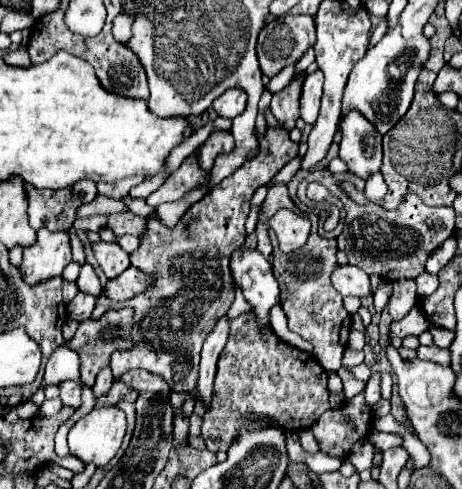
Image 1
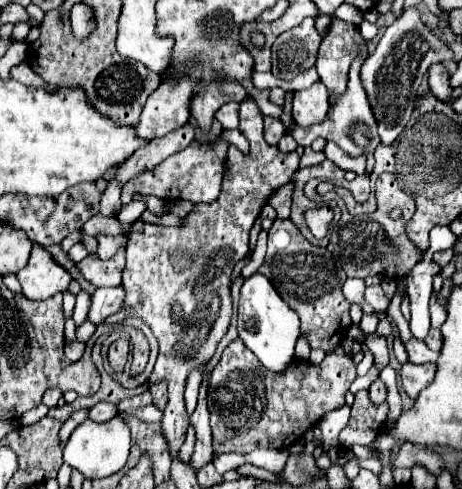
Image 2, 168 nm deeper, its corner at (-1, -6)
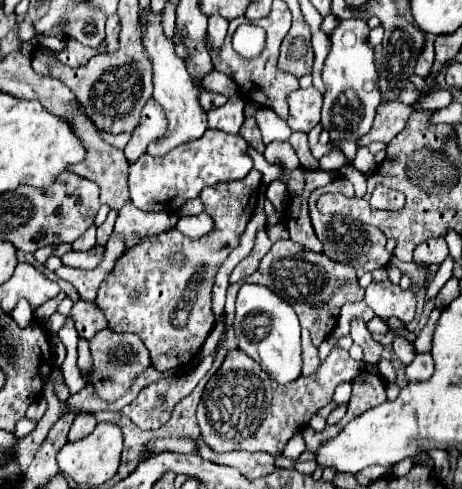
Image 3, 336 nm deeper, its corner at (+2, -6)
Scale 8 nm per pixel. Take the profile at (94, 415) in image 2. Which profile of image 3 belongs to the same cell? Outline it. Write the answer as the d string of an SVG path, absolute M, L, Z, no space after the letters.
M78 413L72 427L70 427L68 441L76 441L76 439L90 435L94 431L94 427L96 427L96 417L92 413Z

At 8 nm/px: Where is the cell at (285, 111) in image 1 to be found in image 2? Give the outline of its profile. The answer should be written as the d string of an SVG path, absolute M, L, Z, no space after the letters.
M263 117L263 123L265 123L263 135L265 135L267 143L269 143L269 145L277 145L277 141L285 135L285 127L283 127L281 121L275 119L275 117Z

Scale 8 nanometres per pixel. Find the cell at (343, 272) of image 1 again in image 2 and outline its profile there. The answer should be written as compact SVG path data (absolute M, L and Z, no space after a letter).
M371 285L365 289L365 299L367 303L377 311L377 313L387 313L391 299L383 293L383 289L379 285Z

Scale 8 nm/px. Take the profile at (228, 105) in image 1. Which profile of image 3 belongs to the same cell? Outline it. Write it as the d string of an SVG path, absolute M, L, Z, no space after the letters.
M238 95L230 97L226 105L208 111L208 127L220 129L226 133L238 133L244 123L242 109L244 109L244 99Z

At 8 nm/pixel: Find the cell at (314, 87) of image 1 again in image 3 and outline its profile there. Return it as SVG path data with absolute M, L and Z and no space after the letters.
M316 87L296 89L288 95L288 107L290 107L288 127L292 131L308 133L320 121L322 95L320 95L320 91L316 91Z

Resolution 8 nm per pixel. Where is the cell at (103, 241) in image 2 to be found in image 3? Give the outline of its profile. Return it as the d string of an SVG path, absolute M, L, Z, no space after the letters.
M96 245L88 251L72 251L72 253L66 253L62 257L62 263L64 265L70 265L70 267L80 267L80 269L92 269L96 265L100 265L100 259L104 257L104 245Z

